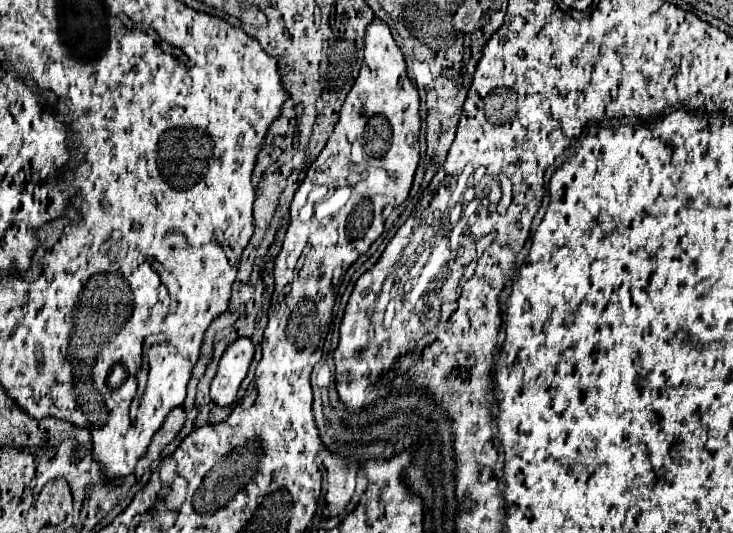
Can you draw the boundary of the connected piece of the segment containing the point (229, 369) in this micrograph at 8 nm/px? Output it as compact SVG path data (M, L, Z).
M241 337L227 347L225 355L219 361L217 377L211 383L211 399L219 407L229 407L235 401L239 385L245 379L249 365L253 361L253 355L255 345L247 337Z

